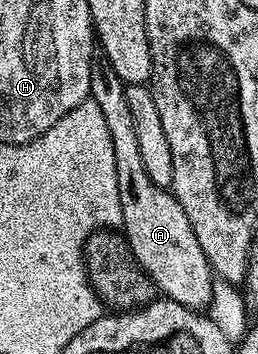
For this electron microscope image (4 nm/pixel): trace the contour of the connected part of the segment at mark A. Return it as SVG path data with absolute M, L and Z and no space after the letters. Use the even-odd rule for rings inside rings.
M107 63L93 68L90 87L90 99L98 103L102 110L102 119L106 119L106 128L110 131L110 143L114 143L114 171L118 175L118 203L122 211L122 236L127 241L132 257L140 270L156 284L157 290L167 300L182 303L187 309L203 310L212 300L214 274L206 255L202 251L202 243L198 243L198 235L194 235L194 227L190 227L190 219L186 219L186 211L182 211L182 203L168 189L158 187L148 175L142 164L142 155L138 148L138 135L134 131L134 119L130 116L130 107L126 104L125 83Z

